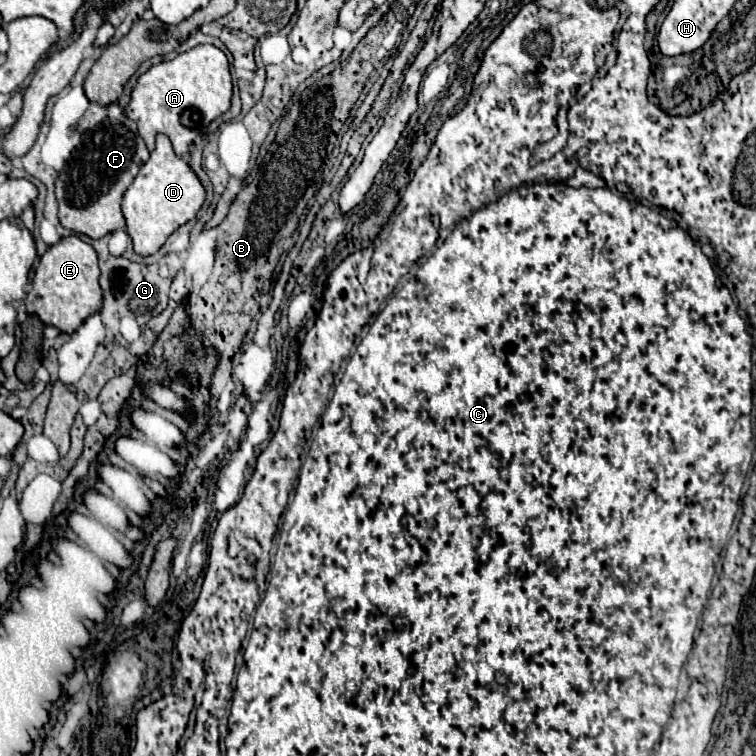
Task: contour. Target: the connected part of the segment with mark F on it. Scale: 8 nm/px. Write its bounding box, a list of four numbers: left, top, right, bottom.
[56,116,150,240]

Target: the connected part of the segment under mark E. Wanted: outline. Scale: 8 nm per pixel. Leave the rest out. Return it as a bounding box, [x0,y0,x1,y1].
[26,236,102,332]

